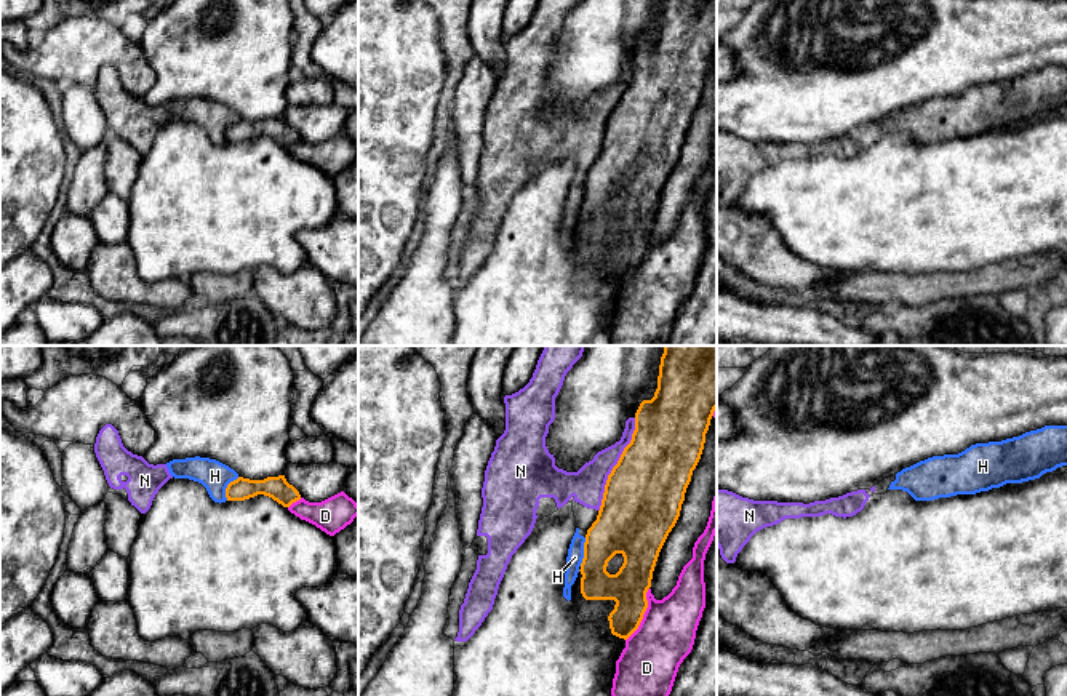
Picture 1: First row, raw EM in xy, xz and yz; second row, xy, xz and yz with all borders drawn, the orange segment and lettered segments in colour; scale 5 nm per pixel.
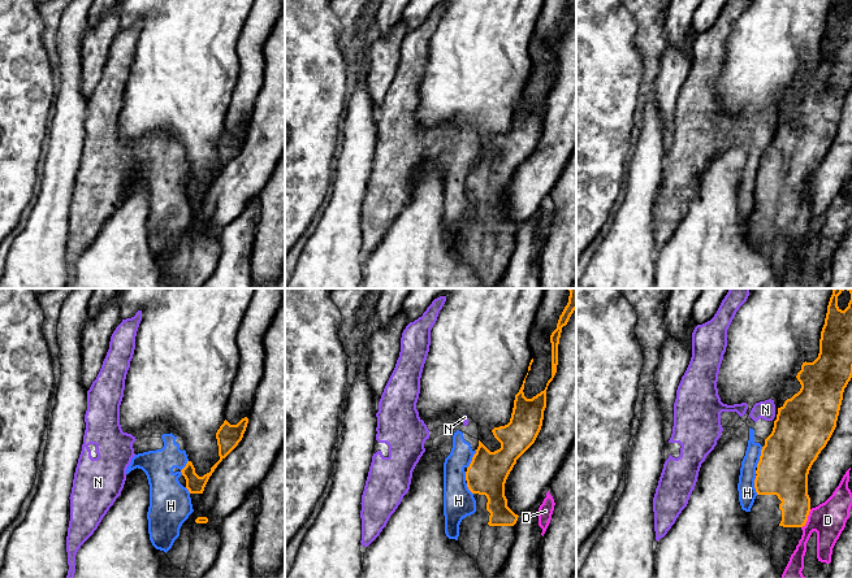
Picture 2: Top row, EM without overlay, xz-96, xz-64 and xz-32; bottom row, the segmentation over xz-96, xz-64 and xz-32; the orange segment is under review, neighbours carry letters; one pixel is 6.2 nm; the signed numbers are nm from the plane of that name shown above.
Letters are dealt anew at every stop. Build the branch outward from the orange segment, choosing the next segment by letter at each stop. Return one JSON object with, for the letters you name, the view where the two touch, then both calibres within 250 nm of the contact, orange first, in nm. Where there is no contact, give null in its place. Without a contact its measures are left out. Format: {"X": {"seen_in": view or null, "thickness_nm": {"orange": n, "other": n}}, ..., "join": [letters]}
{"join": []}

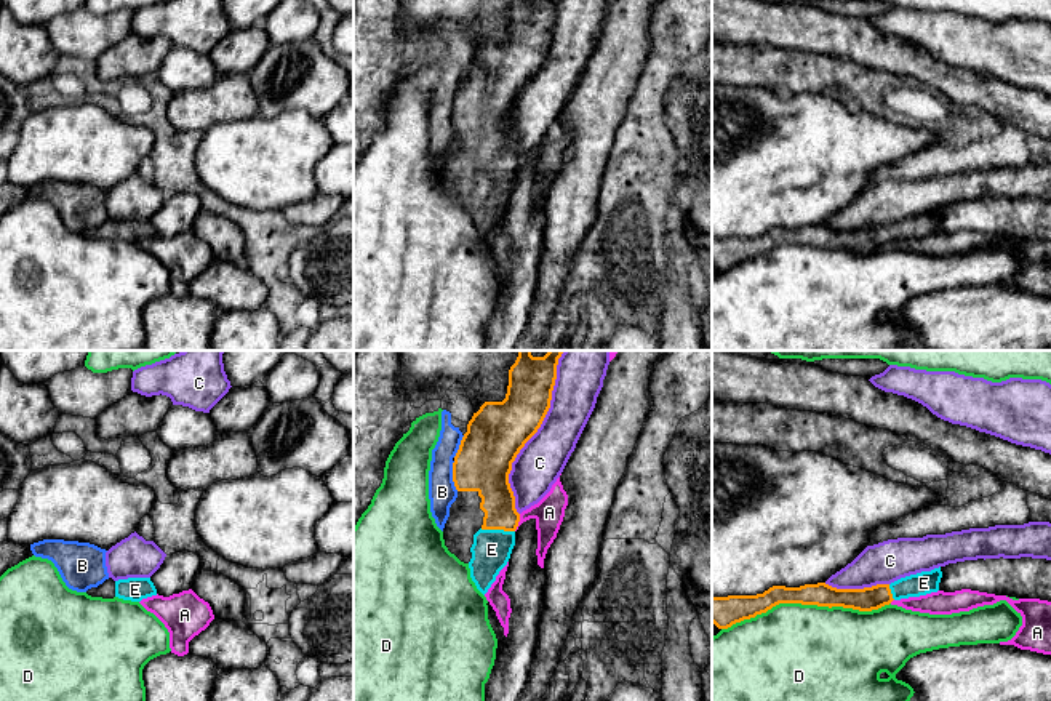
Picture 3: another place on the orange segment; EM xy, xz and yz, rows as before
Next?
{"E": {"seen_in": "xz", "thickness_nm": {"orange": 180, "other": 200}}, "join": ["E"]}

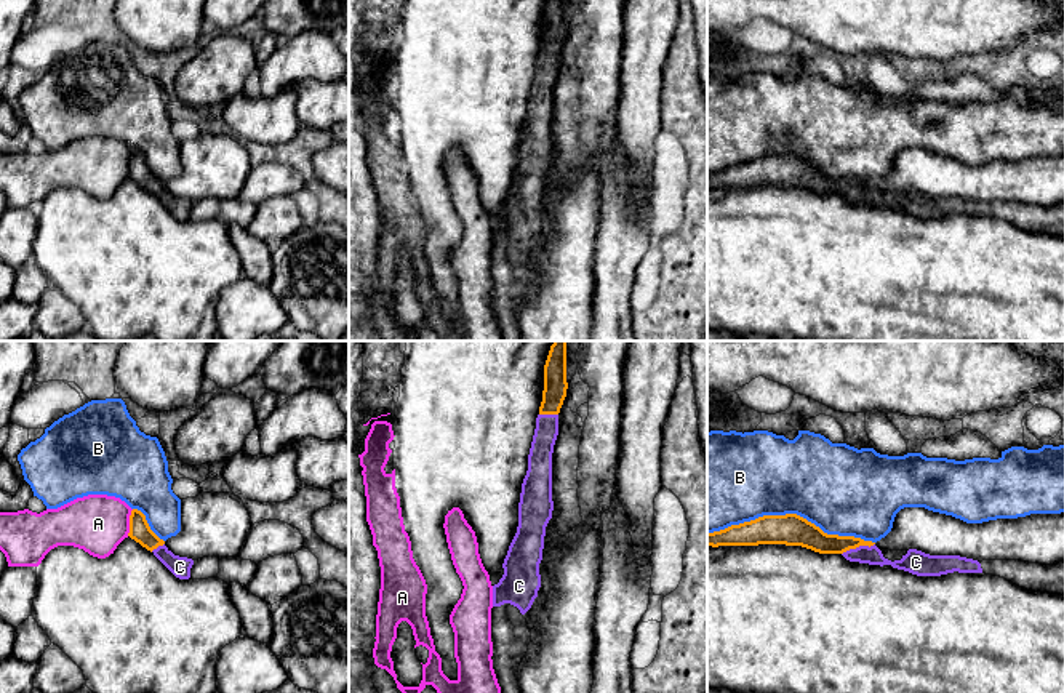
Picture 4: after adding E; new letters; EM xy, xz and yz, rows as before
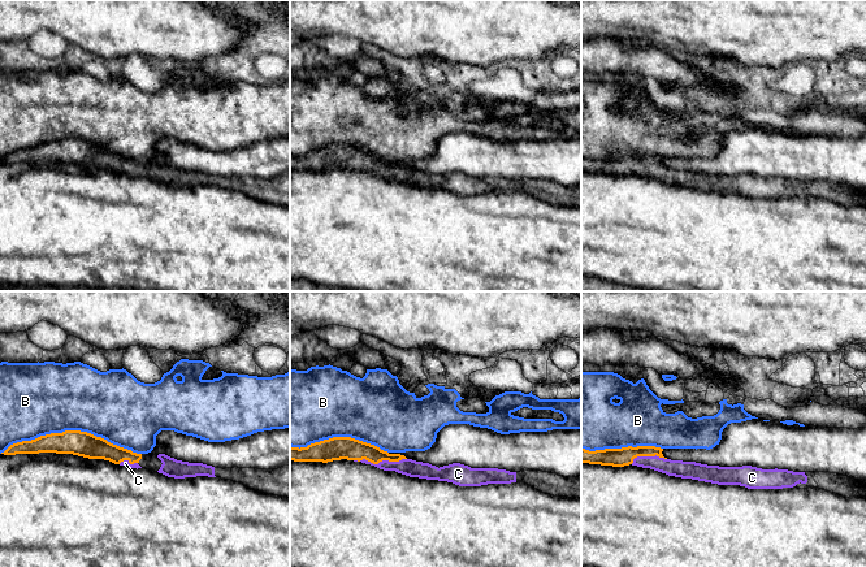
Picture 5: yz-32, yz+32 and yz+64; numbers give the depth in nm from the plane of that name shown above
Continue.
{"C": {"seen_in": "yz", "thickness_nm": {"orange": 120, "other": 90}}, "join": ["C"]}

